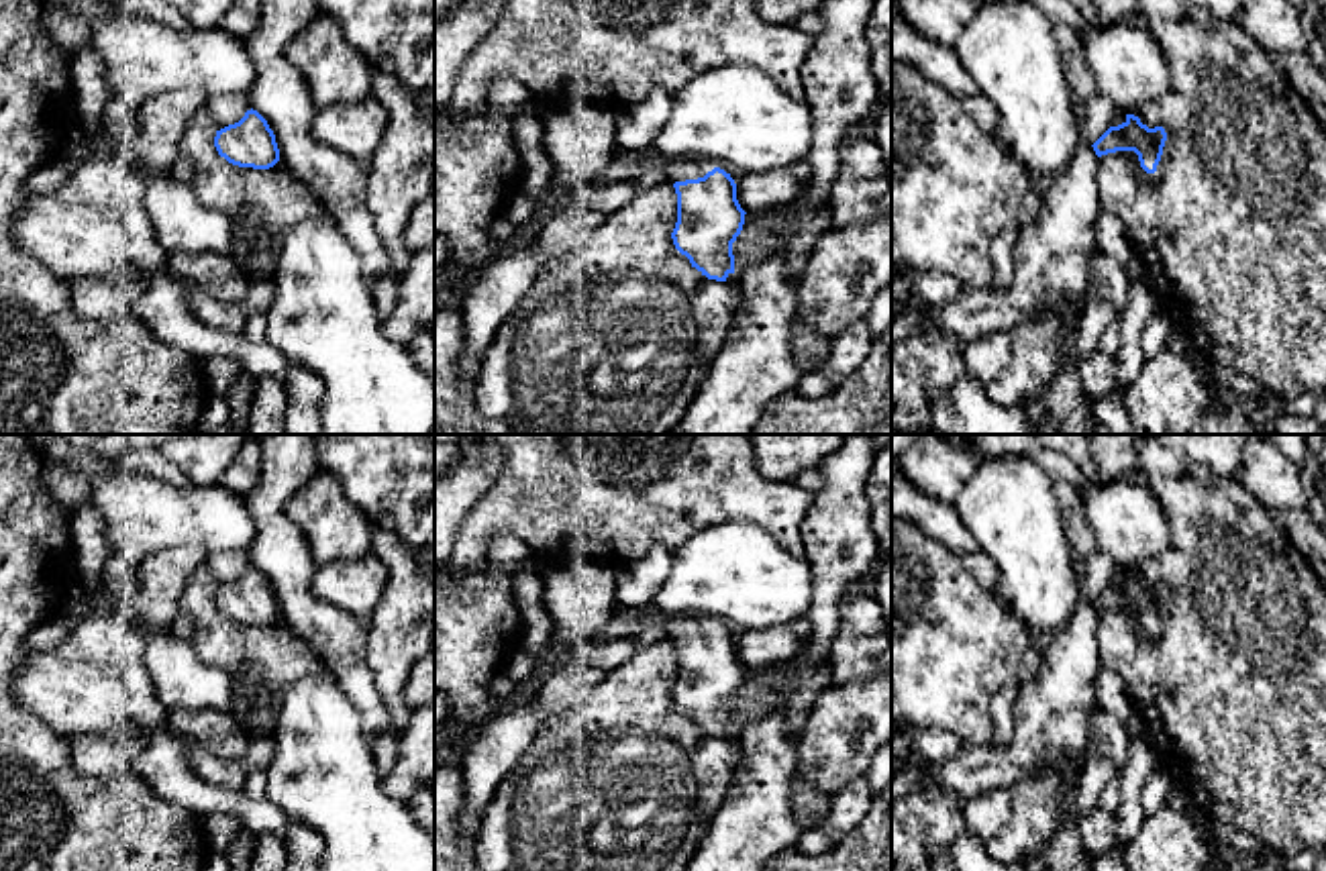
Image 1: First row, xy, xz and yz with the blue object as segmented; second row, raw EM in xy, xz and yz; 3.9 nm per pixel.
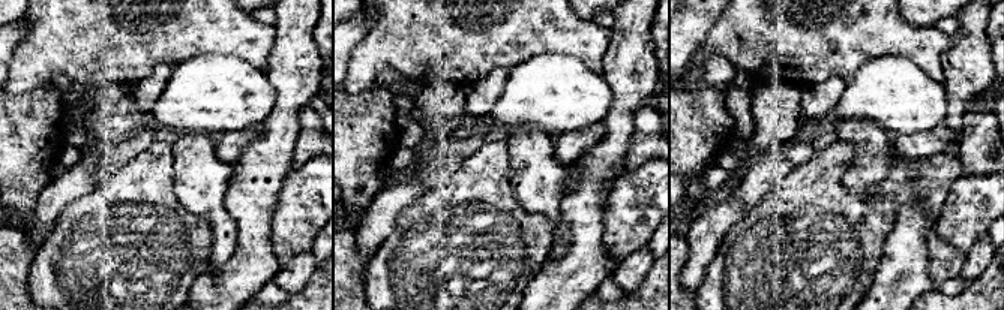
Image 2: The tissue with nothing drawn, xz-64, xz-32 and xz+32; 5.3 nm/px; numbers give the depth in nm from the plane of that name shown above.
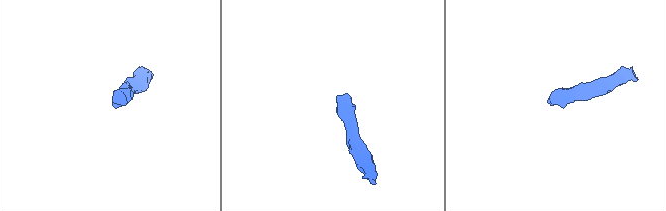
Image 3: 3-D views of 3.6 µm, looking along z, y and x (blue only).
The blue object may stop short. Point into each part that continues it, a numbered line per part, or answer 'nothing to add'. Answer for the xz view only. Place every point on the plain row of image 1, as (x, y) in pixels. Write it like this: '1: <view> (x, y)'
1: xz (678, 627)

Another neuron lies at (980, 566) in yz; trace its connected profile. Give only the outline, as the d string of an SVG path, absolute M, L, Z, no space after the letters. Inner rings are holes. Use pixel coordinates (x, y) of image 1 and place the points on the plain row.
M963 553L957 555L963 567L987 590L996 594L998 587L998 565L985 553Z

